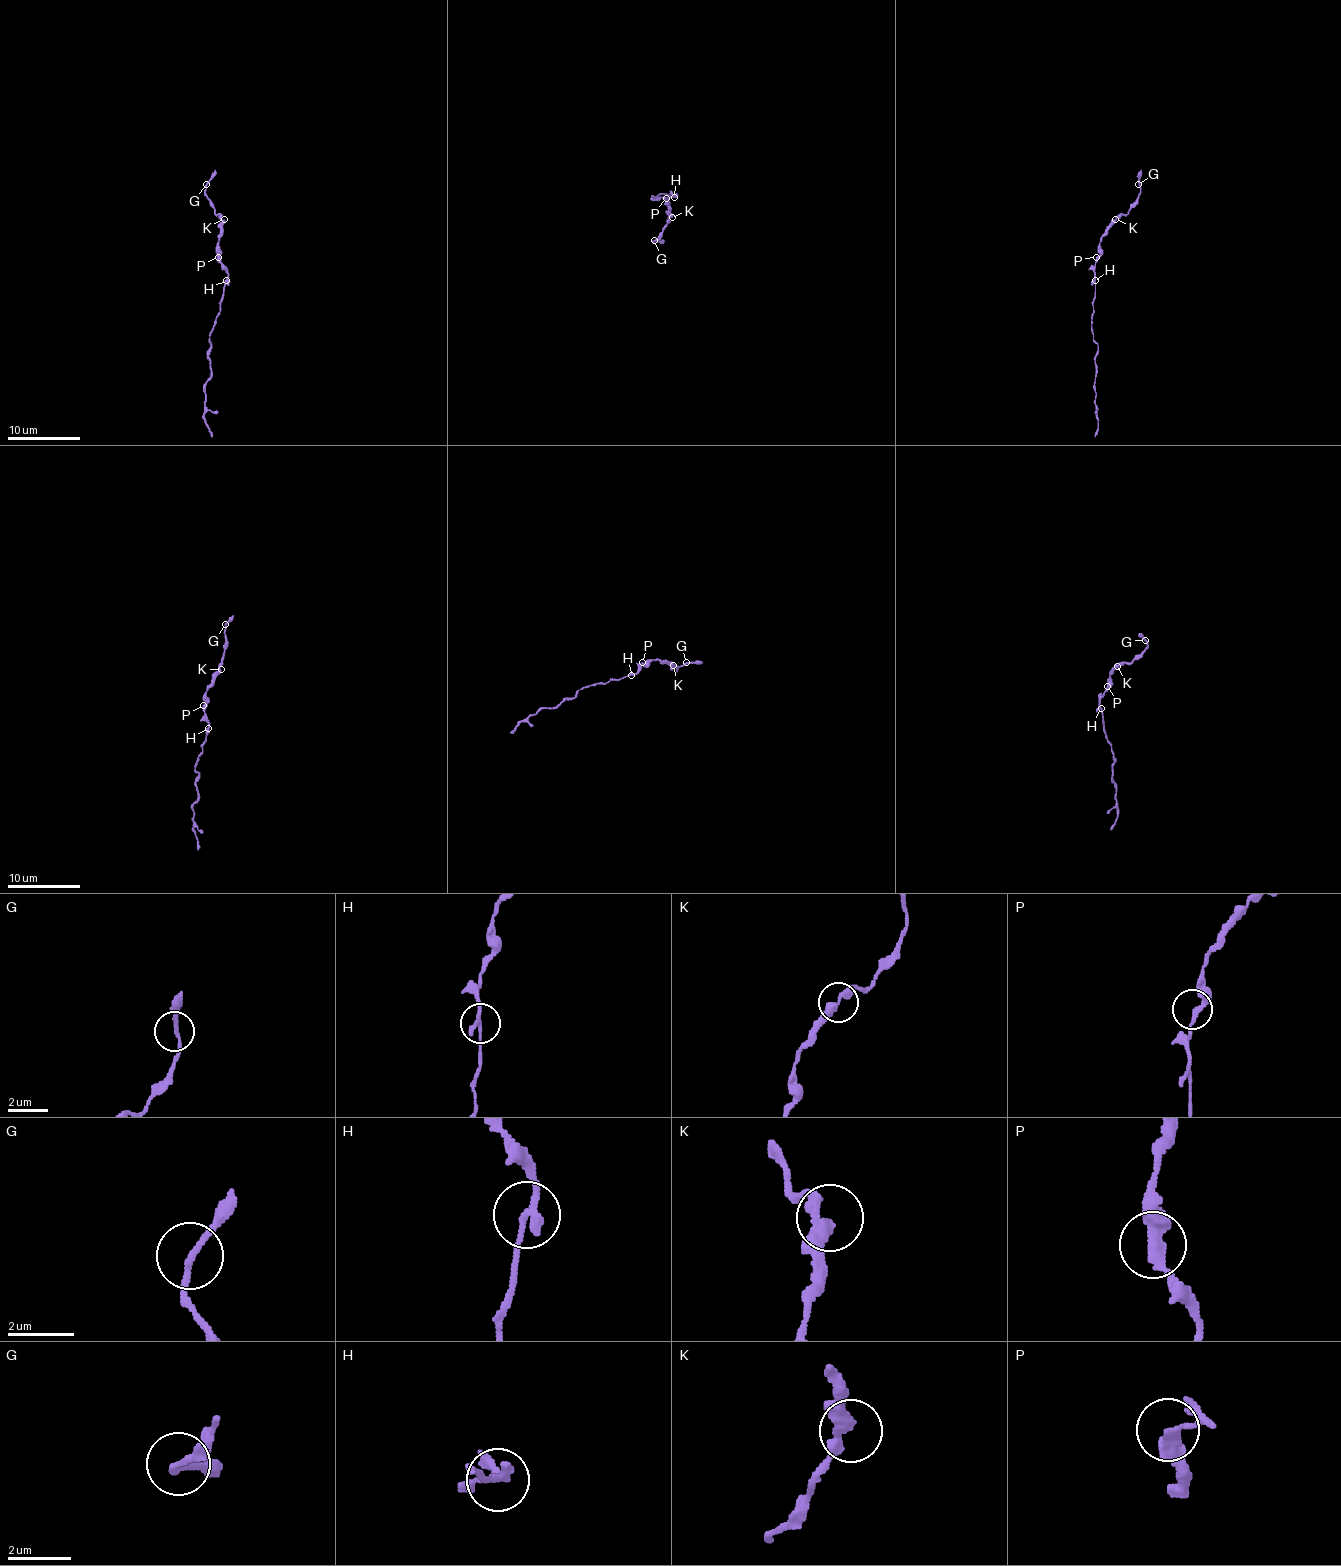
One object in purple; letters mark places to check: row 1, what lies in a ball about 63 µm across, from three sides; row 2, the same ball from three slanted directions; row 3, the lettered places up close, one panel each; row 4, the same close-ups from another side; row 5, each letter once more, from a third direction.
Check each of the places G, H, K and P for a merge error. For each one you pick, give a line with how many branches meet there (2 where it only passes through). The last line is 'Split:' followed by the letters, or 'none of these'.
H: 2 branches meet
Split: H

